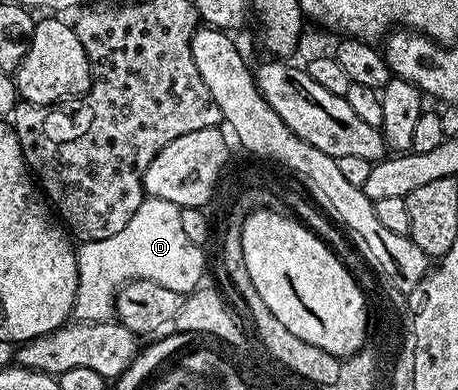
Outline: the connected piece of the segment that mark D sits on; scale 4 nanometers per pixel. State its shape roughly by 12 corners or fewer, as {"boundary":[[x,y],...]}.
{"boundary":[[143,198],[113,237],[77,248],[73,314],[114,315],[131,279],[189,293],[203,248],[180,208]]}

